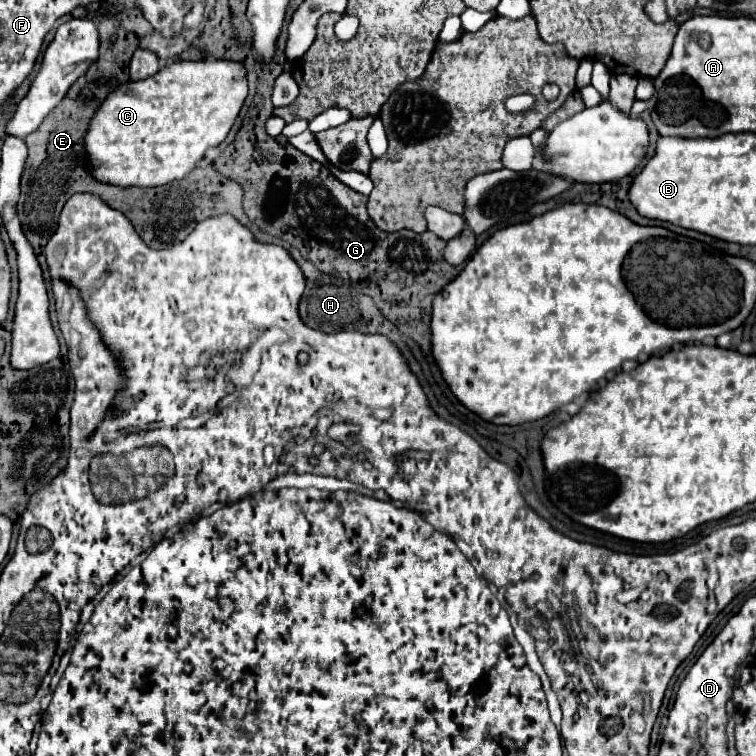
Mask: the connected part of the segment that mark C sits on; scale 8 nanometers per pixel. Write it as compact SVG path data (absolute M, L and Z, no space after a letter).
M177 61L143 81L129 81L107 95L85 133L91 173L117 187L159 187L183 179L207 149L219 145L247 97L247 77L235 61Z

